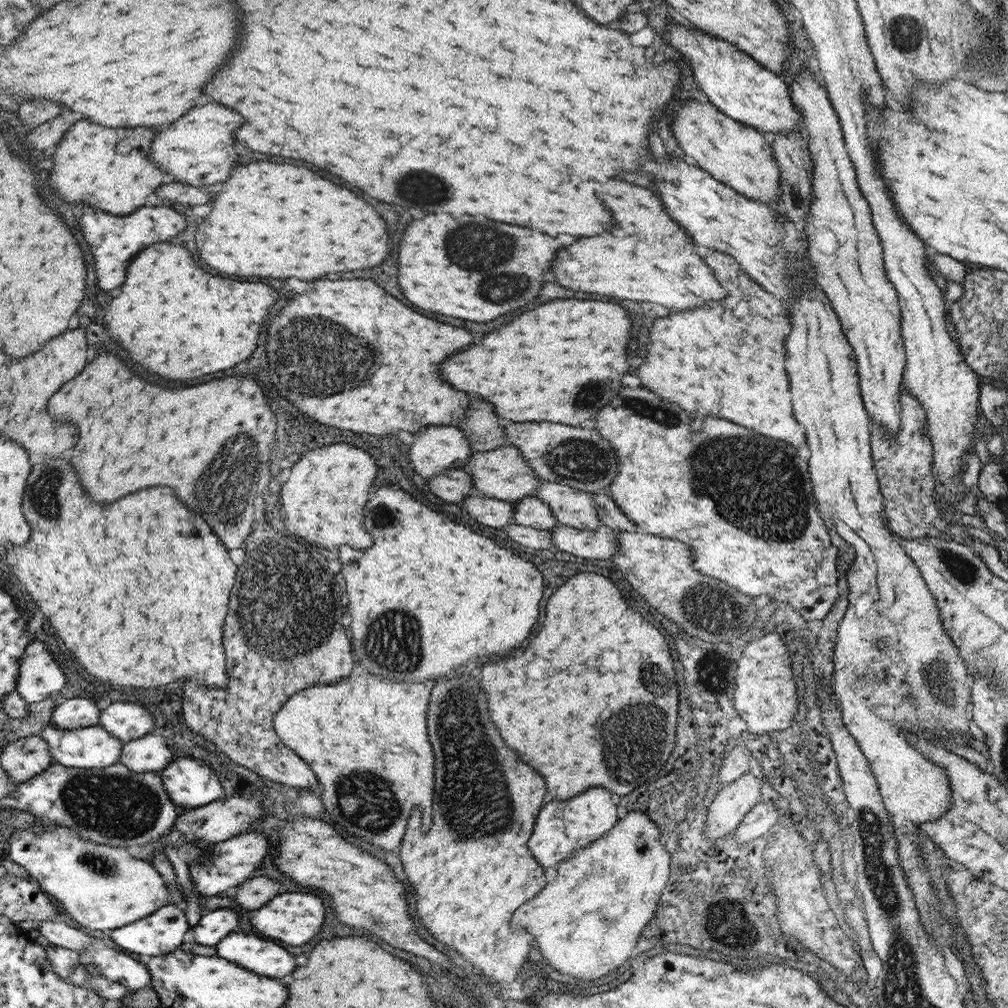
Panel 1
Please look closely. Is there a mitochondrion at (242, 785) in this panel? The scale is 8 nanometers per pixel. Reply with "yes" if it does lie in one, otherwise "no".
no

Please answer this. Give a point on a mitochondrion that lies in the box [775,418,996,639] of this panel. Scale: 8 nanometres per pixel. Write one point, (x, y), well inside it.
(961, 568)

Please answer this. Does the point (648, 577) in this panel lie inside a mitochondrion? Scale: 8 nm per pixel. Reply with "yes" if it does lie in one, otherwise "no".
no

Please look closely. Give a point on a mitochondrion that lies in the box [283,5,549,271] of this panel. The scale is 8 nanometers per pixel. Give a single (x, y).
(423, 189)

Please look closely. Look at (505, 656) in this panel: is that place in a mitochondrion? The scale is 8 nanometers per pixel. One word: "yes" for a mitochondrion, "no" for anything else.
no

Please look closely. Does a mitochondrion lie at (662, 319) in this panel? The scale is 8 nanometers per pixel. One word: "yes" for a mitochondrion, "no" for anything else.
no

